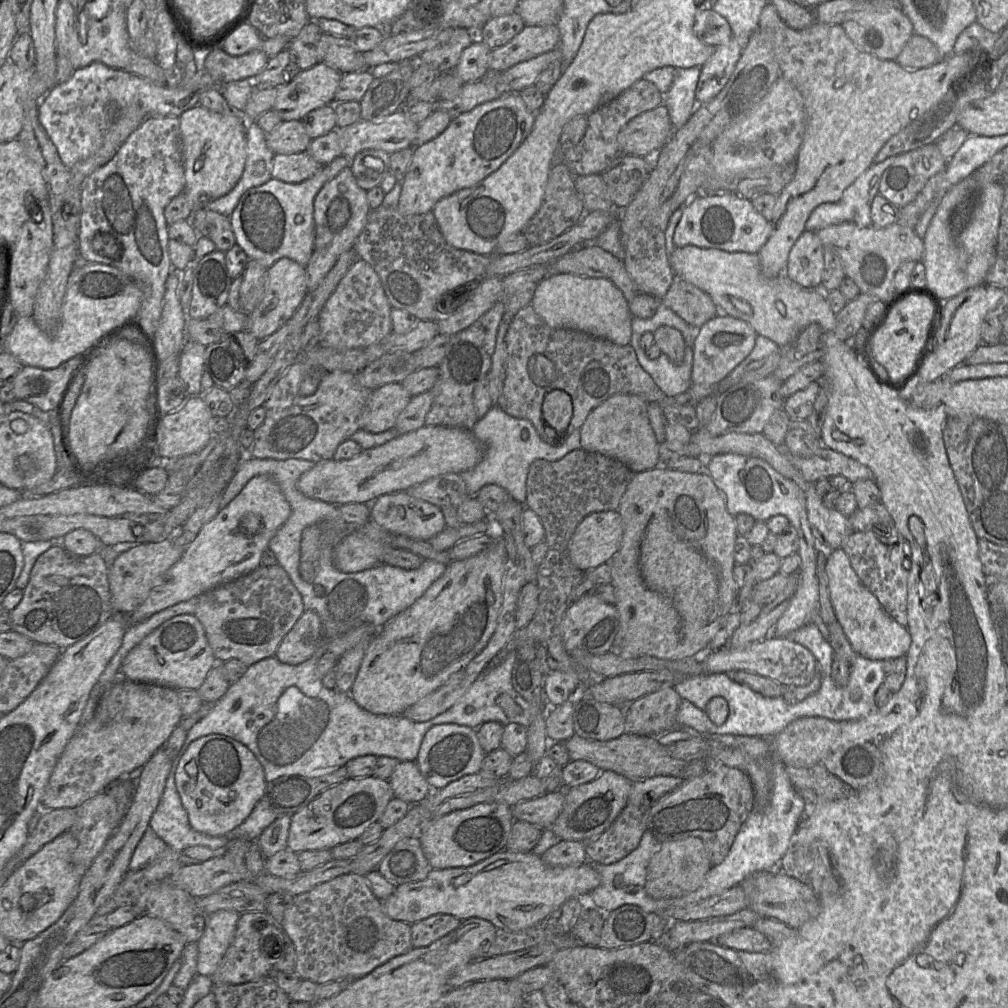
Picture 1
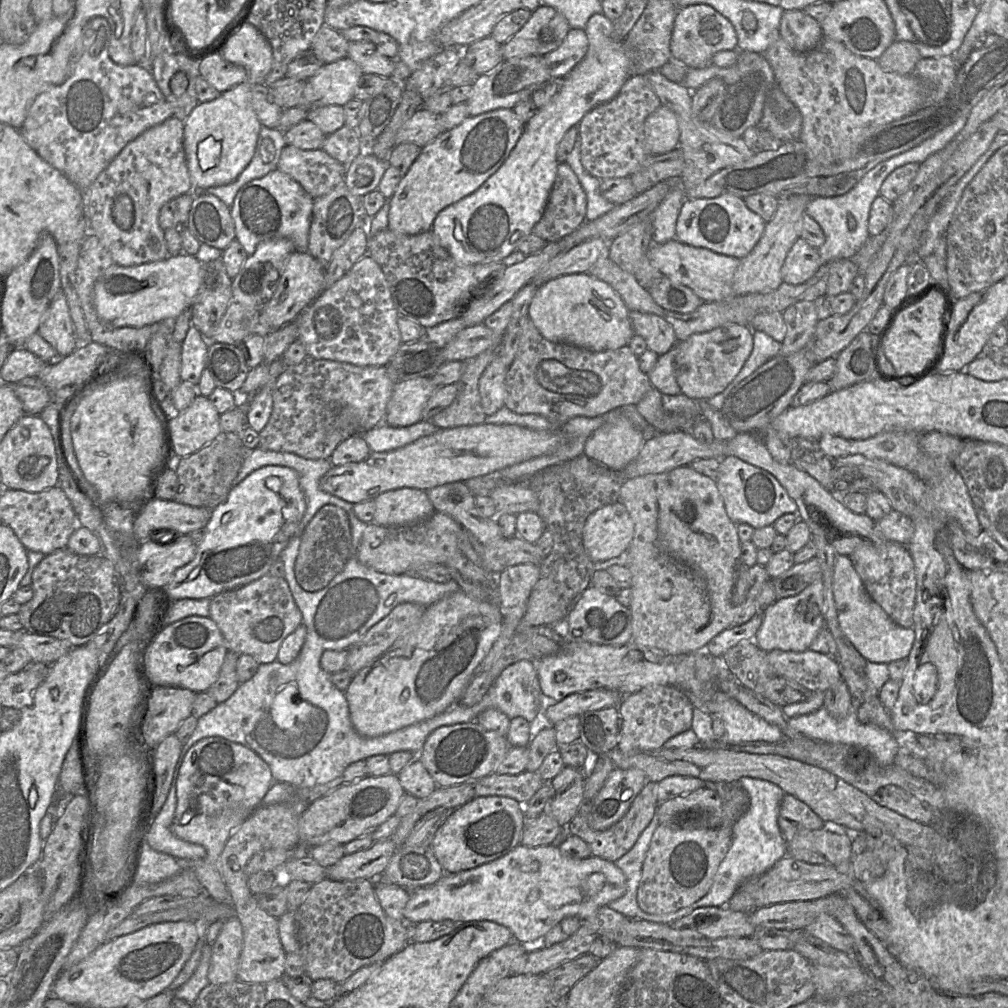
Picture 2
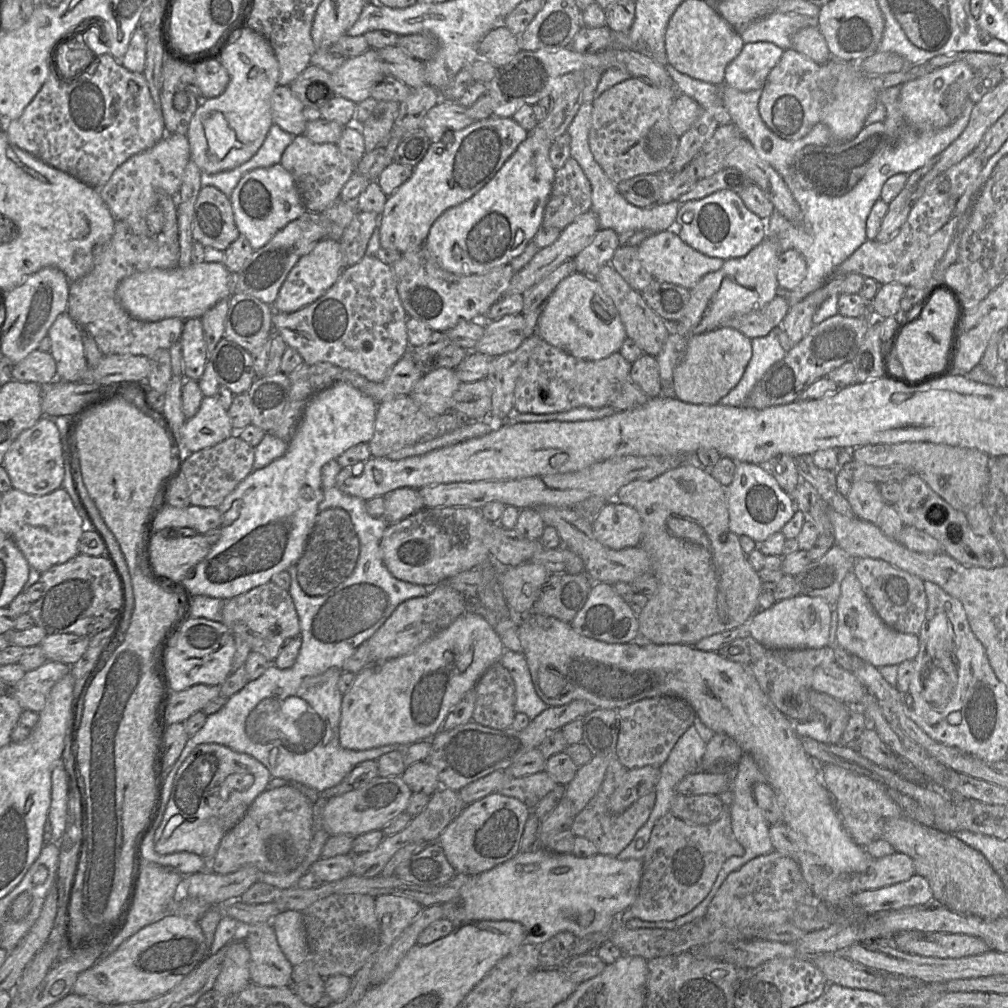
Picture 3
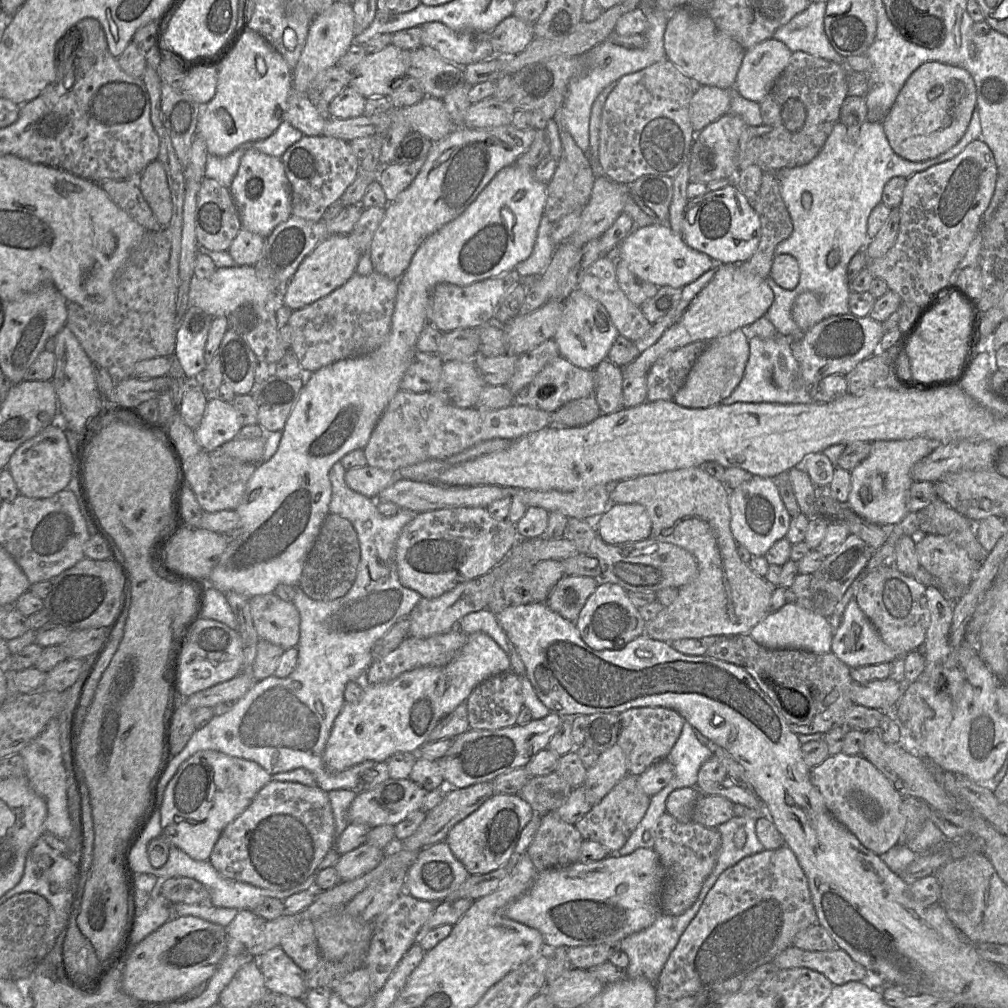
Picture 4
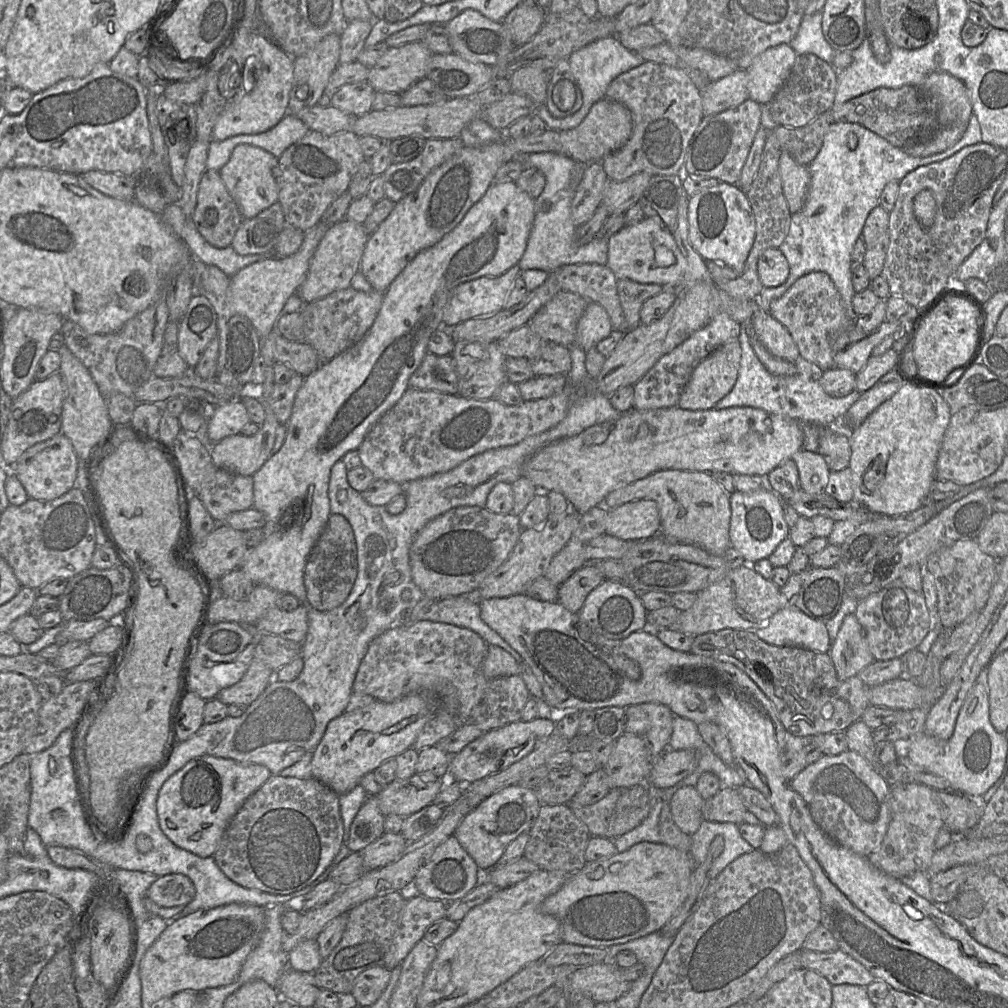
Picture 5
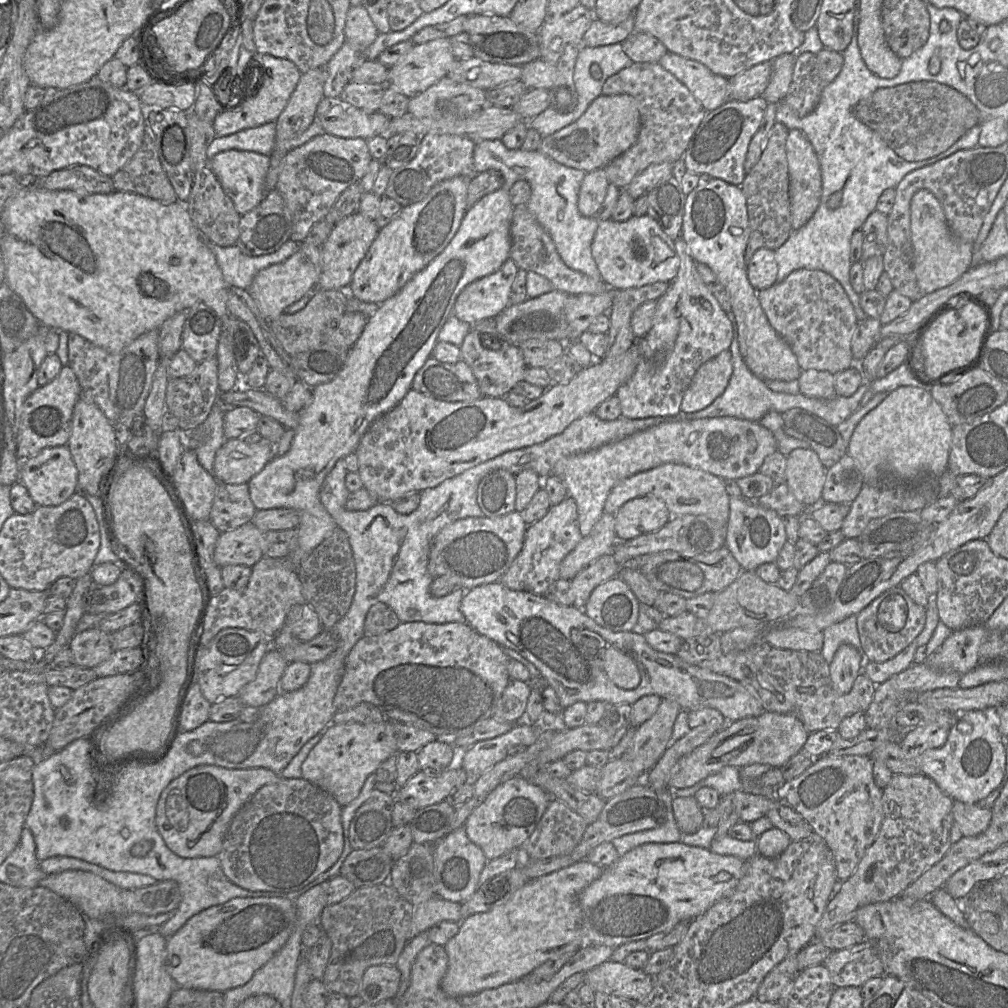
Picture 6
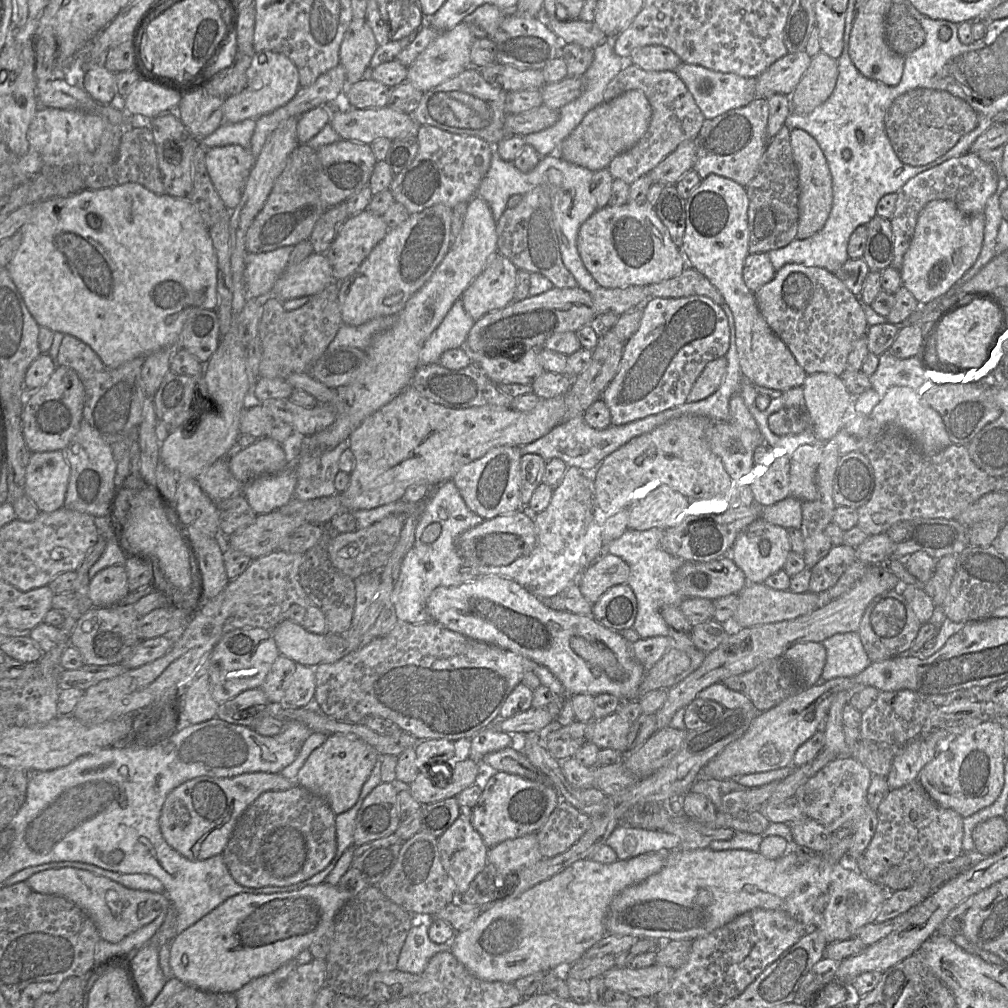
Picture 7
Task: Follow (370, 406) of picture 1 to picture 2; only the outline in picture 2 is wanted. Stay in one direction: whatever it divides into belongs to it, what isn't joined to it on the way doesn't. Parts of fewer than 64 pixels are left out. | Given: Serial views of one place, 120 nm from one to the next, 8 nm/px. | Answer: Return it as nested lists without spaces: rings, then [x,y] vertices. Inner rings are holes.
[[[430,377],[395,383],[383,424],[398,428],[422,421],[422,411],[437,388]]]

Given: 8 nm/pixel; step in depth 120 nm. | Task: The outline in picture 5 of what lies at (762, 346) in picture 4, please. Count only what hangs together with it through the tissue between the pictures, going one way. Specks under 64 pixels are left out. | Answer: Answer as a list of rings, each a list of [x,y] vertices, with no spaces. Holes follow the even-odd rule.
[[[740,324],[738,341],[741,347],[741,360],[736,383],[726,396],[715,404],[715,409],[752,407],[770,414],[794,419],[801,424],[829,425],[840,421],[861,396],[860,392],[853,390],[847,396],[835,398],[824,392],[816,378],[805,378],[798,373],[792,376],[770,374],[754,353],[746,324]]]

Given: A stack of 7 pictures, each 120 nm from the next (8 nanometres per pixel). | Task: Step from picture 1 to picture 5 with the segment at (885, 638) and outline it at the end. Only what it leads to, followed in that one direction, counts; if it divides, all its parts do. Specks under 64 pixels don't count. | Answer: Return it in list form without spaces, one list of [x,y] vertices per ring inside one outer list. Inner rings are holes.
[[[855,613],[845,616],[829,654],[840,680],[857,676],[875,661]]]

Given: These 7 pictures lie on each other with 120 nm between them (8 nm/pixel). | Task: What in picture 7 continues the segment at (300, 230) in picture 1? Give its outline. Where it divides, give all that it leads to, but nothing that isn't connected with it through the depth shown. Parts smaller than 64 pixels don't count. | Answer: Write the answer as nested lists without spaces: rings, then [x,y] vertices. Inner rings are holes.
[[[238,144],[211,147],[205,151],[207,172],[229,210],[238,205],[255,160],[249,149]]]

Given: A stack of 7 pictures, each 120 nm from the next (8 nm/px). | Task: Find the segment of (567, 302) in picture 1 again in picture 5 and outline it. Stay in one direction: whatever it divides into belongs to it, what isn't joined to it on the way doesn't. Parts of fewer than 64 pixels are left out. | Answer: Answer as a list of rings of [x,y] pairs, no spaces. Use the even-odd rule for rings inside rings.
[[[589,302],[579,319],[575,344],[587,352],[595,348],[599,341],[608,337],[612,330],[606,310],[595,302]]]

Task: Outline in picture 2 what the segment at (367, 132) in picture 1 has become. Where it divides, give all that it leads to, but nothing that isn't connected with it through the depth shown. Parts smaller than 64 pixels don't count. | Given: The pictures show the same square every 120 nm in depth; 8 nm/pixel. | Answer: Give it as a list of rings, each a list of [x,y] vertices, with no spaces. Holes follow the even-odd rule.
[[[421,107],[399,129],[396,135],[396,145],[414,143],[424,147],[442,133],[441,115],[436,115]]]

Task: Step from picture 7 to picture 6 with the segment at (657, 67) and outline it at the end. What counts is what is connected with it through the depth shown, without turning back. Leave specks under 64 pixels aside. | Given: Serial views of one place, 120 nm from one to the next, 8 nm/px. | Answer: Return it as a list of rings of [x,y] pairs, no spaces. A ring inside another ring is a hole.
[[[634,33],[617,43],[622,43],[624,52],[636,63],[658,62],[668,52],[659,39],[648,33]]]

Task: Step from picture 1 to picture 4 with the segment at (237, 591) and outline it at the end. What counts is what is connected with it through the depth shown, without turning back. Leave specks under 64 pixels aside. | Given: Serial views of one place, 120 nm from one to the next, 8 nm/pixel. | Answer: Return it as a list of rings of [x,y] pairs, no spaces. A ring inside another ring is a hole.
[[[268,593],[250,597],[249,603],[259,639],[279,645],[285,651],[297,647],[300,637],[300,614],[293,602],[284,601],[274,593]]]

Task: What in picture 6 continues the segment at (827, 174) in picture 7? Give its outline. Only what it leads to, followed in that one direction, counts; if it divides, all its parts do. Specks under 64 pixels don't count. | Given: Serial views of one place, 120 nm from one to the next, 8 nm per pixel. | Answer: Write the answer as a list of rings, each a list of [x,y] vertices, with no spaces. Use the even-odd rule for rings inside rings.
[[[798,129],[789,131],[786,152],[790,177],[792,229],[797,230],[811,219],[819,207],[822,196],[822,174],[813,145],[802,131]]]

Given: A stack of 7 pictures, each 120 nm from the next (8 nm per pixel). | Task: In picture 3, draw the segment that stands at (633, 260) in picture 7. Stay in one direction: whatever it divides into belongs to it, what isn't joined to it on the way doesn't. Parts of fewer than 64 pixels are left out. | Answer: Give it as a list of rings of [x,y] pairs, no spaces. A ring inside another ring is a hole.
[[[670,230],[651,233],[638,246],[638,257],[642,266],[656,280],[693,288],[703,276],[719,270],[725,260],[708,257],[686,243]]]

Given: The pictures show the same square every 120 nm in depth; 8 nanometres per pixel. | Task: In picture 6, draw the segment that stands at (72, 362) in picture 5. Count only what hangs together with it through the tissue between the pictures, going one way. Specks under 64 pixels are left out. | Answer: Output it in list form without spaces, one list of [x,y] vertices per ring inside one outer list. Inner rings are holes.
[[[79,398],[71,418],[71,433],[66,444],[78,470],[77,492],[98,495],[99,481],[120,453],[113,424],[92,402]]]

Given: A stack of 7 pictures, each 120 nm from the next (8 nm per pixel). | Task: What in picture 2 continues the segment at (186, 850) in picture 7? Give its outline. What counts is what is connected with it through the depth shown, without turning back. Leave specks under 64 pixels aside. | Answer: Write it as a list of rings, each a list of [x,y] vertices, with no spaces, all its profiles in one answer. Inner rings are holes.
[[[208,737],[198,741],[184,757],[176,782],[177,805],[171,831],[177,838],[205,848],[205,858],[196,862],[193,871],[204,892],[217,902],[230,903],[230,894],[218,871],[219,856],[232,833],[262,804],[273,782],[270,767],[260,756],[222,737]]]

